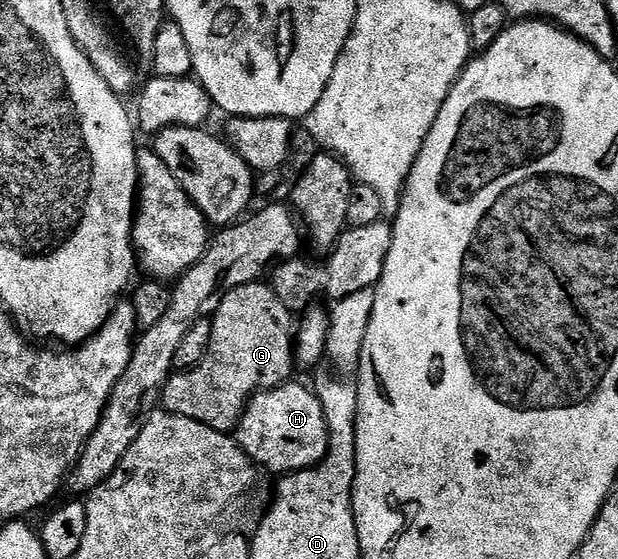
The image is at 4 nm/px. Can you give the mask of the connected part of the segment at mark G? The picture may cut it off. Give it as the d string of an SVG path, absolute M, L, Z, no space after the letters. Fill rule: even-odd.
M256 283L242 285L229 291L221 299L219 310L210 318L213 335L209 343L209 351L205 359L197 367L172 372L165 383L161 405L166 412L181 415L185 419L193 419L197 423L205 423L205 427L213 427L213 431L230 434L238 426L252 397L261 389L275 389L292 380L291 372L296 372L295 363L295 331L296 318L277 299L270 284Z

